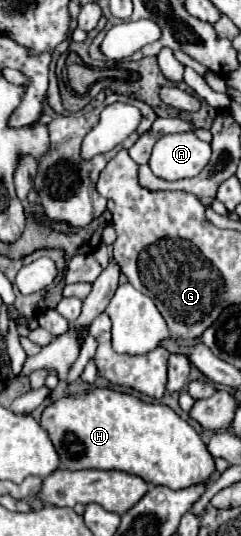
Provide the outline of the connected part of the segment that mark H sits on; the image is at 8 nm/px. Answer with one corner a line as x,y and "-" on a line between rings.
110,388
90,390
84,398
70,396
52,402
42,412
40,426
48,432
58,456
60,468
66,470
120,470
140,476
152,486
166,486
170,490
182,490
188,486
204,484
214,474
214,458
198,432
182,420
172,408
164,404
148,404
132,394
122,394

